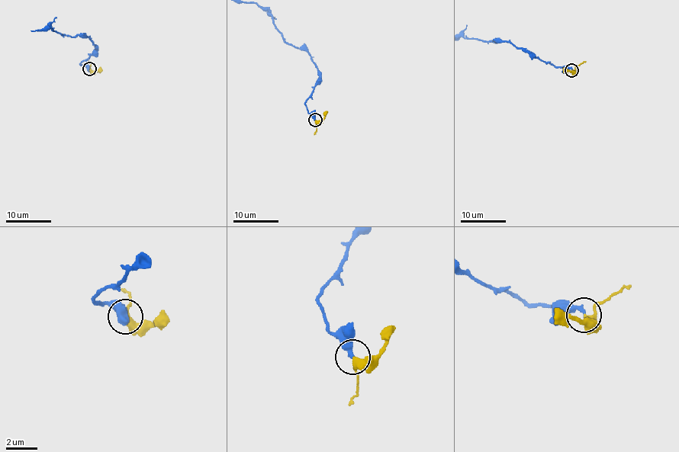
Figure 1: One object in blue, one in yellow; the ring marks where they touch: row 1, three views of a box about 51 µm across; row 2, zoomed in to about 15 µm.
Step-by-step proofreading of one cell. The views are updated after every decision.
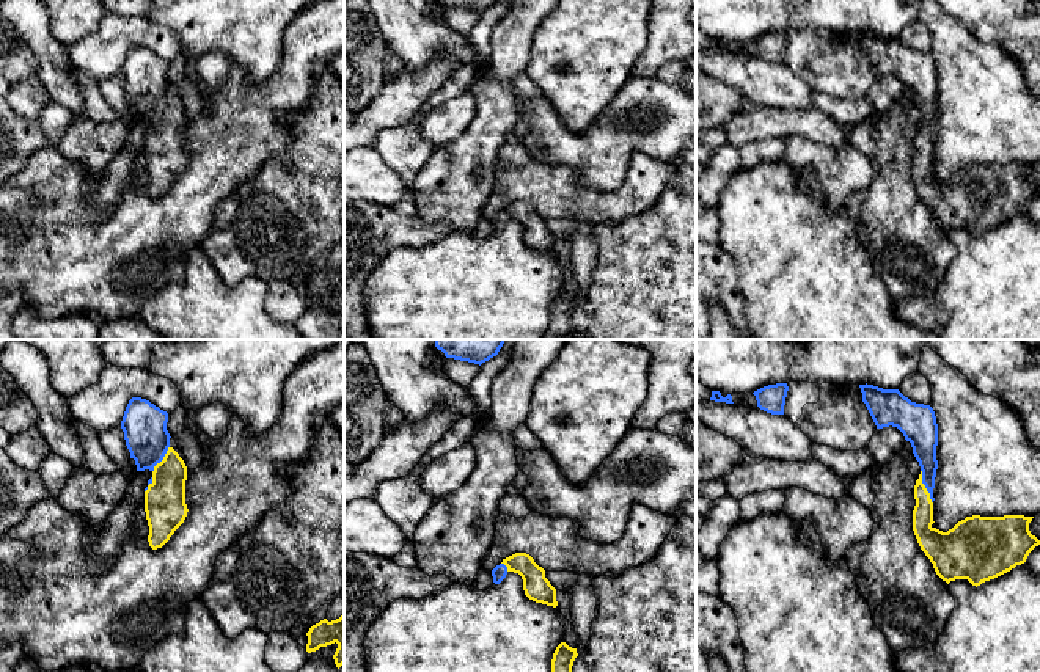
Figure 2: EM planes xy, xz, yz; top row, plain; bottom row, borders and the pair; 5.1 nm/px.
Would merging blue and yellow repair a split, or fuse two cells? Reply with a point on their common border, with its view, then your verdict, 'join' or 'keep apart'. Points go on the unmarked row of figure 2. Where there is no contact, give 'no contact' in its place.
meets blue in yz at (926, 135); join

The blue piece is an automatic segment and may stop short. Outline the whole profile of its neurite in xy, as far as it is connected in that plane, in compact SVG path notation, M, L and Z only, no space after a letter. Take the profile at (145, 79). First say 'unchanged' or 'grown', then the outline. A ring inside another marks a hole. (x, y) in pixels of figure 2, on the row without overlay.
grown; M132 46L121 77L137 119L149 118L152 126L145 137L145 160L149 174L148 190L162 196L187 165L187 115L170 94L168 61L146 47Z

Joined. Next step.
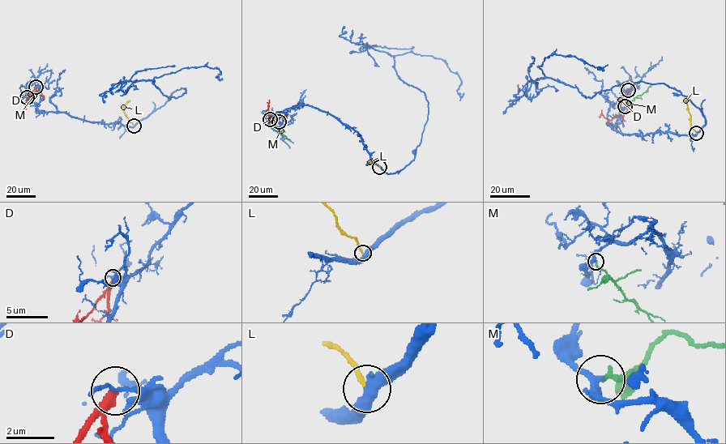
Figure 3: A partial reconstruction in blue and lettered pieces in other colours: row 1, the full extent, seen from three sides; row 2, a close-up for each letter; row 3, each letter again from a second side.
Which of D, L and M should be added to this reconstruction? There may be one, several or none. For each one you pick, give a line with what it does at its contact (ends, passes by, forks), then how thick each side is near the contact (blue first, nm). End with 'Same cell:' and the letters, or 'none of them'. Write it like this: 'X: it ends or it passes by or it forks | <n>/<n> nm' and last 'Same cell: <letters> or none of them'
M: it ends | 320/200 nm
Same cell: M

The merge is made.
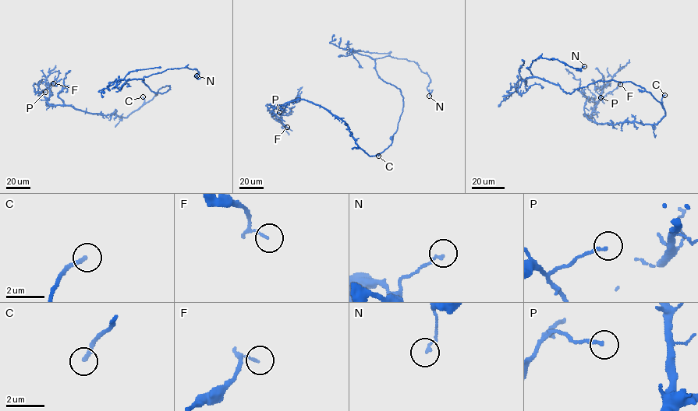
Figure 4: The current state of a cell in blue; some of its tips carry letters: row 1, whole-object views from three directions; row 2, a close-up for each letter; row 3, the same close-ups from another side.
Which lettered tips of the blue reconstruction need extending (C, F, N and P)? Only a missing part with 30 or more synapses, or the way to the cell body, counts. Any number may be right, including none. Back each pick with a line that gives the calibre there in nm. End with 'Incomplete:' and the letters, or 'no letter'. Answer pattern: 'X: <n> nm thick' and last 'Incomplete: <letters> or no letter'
C: 240 nm thick
Incomplete: C

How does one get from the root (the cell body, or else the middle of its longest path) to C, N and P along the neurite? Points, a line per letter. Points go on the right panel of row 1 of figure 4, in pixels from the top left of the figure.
C: (649, 92), (661, 104), (661, 97), (664, 95)
N: (649, 92), (630, 82), (611, 79), (566, 93), (528, 68), (540, 57), (584, 66)
P: (649, 92), (665, 110), (657, 124), (624, 121), (611, 124), (589, 120), (584, 115), (590, 115), (600, 97)

